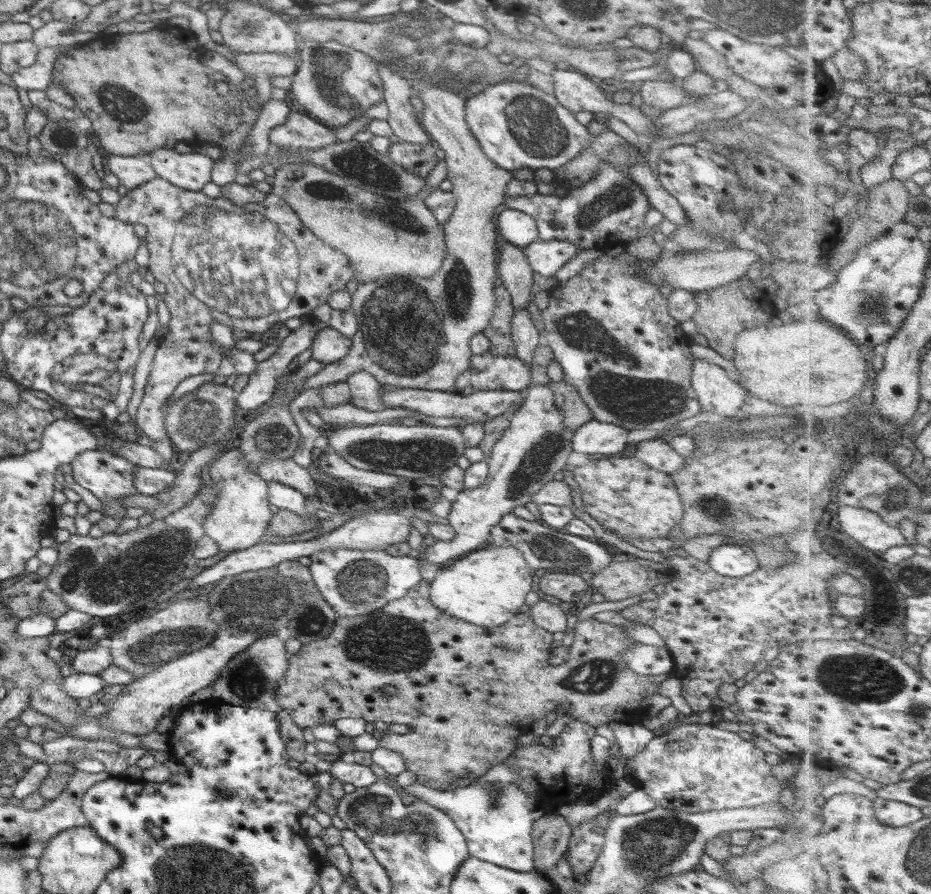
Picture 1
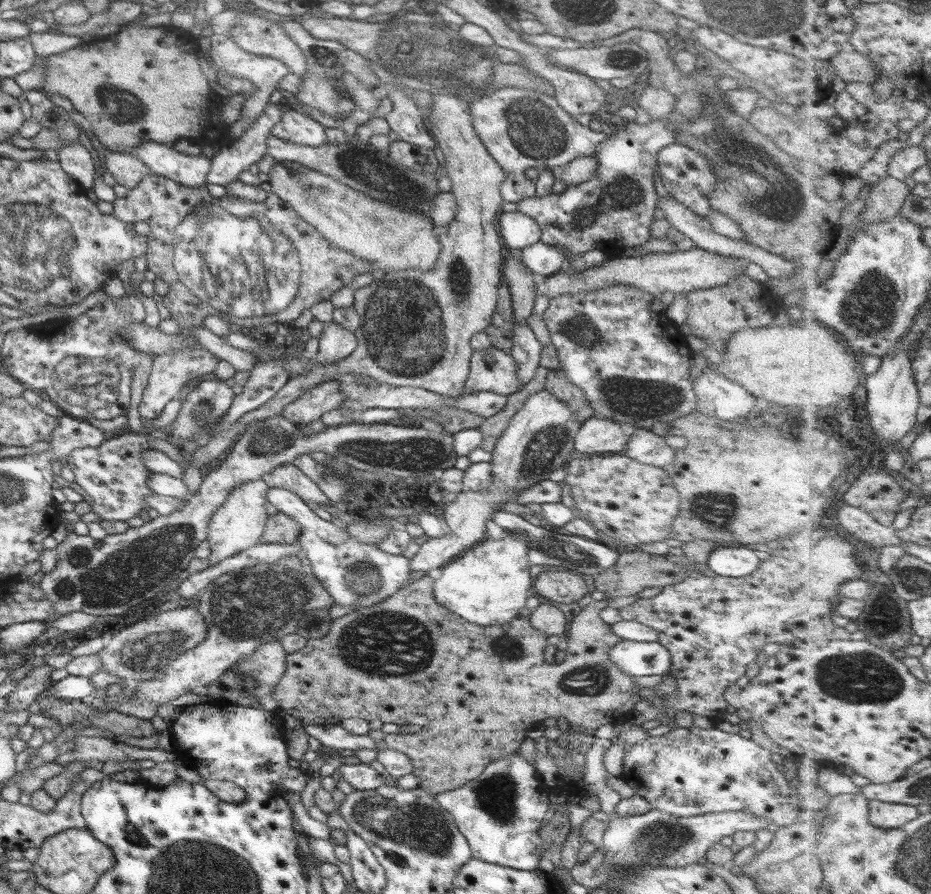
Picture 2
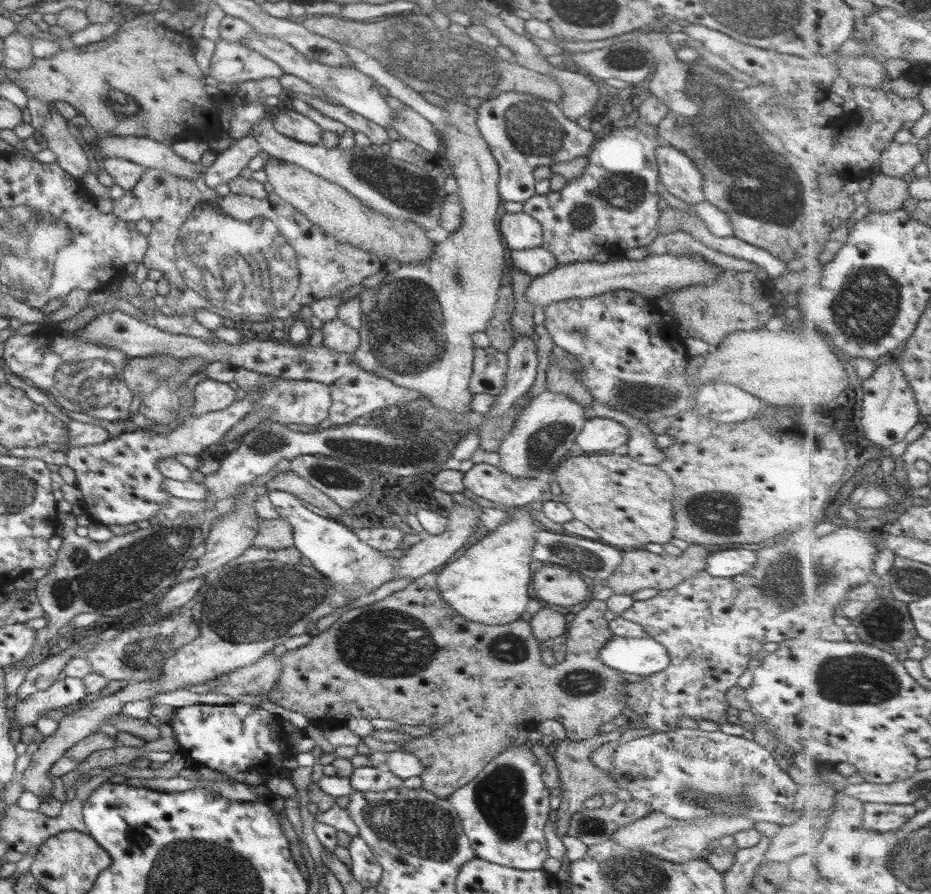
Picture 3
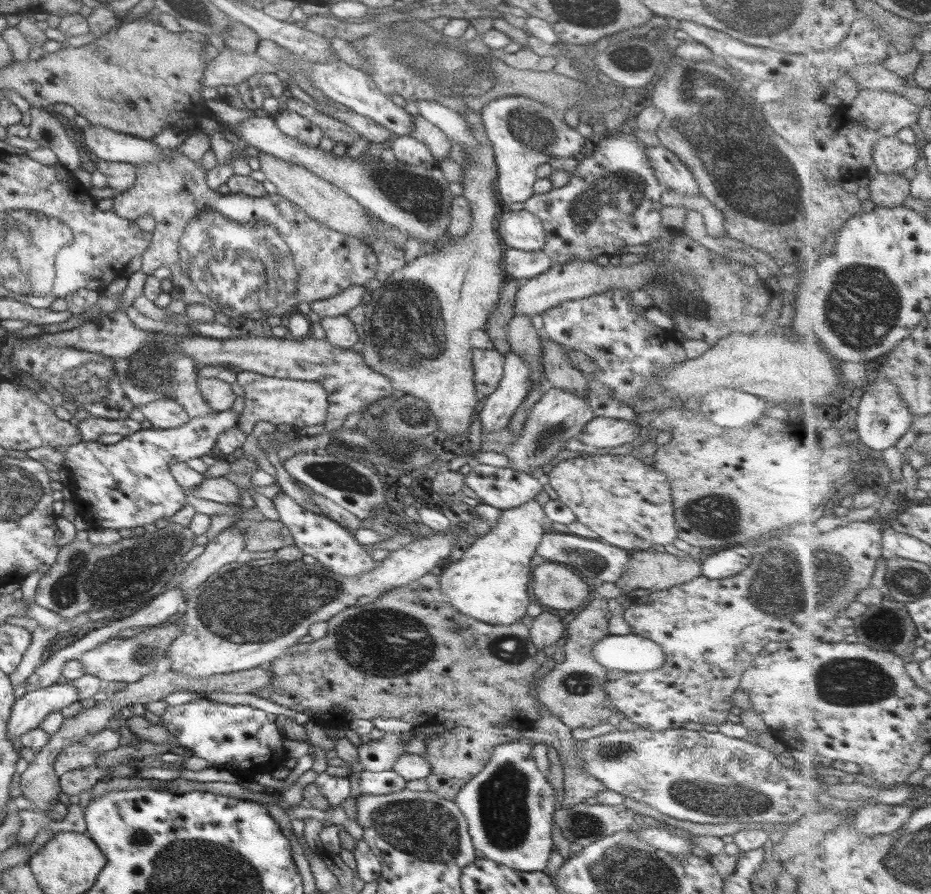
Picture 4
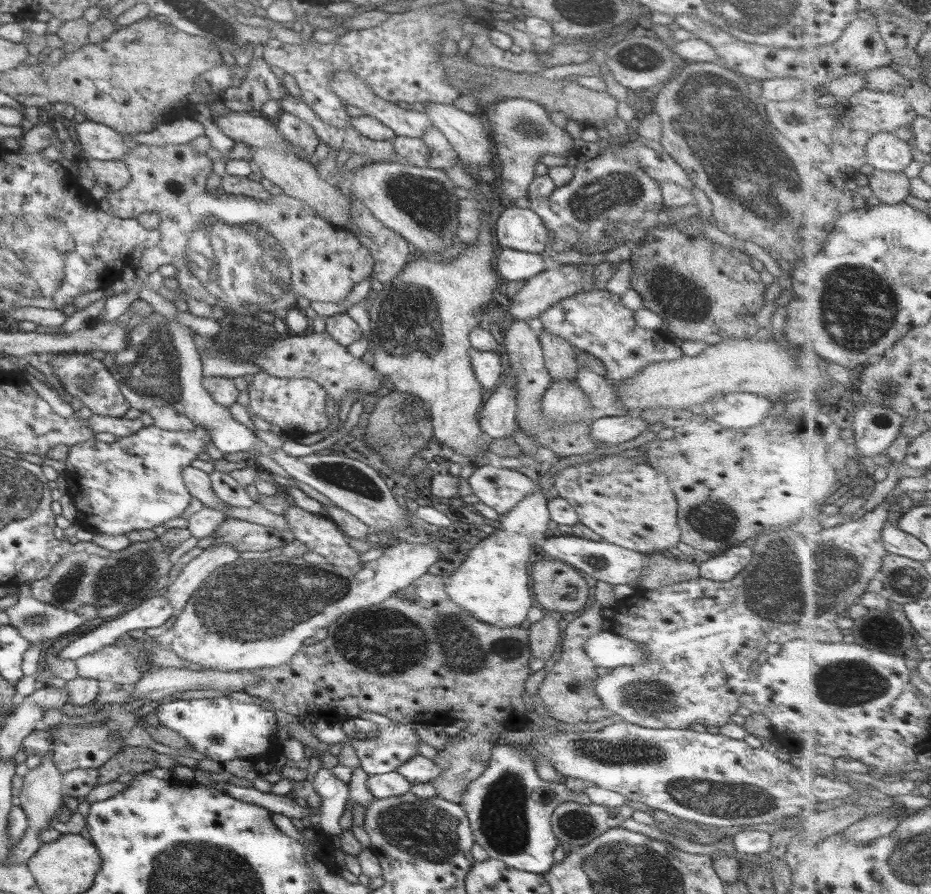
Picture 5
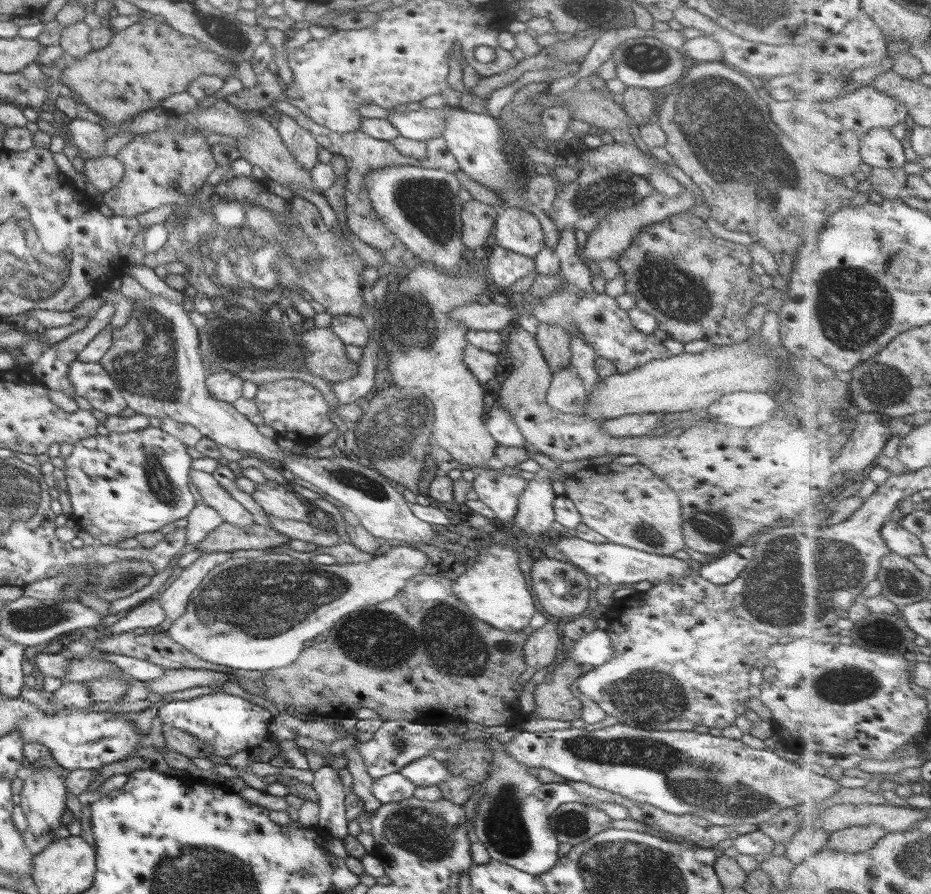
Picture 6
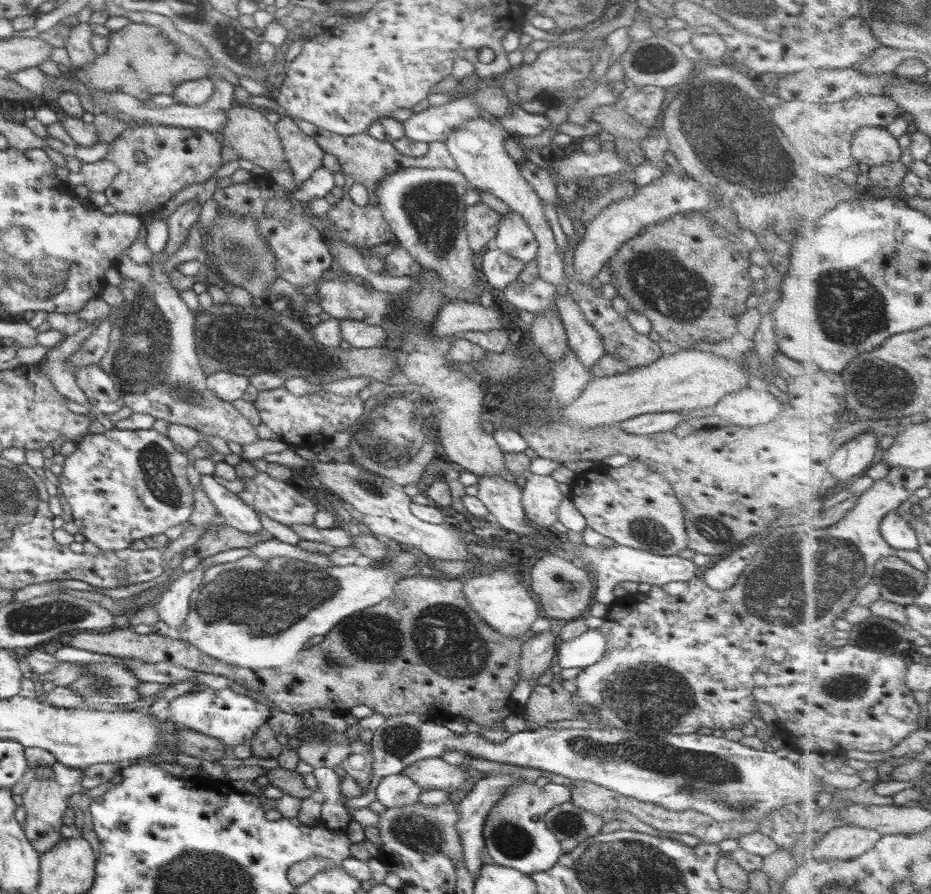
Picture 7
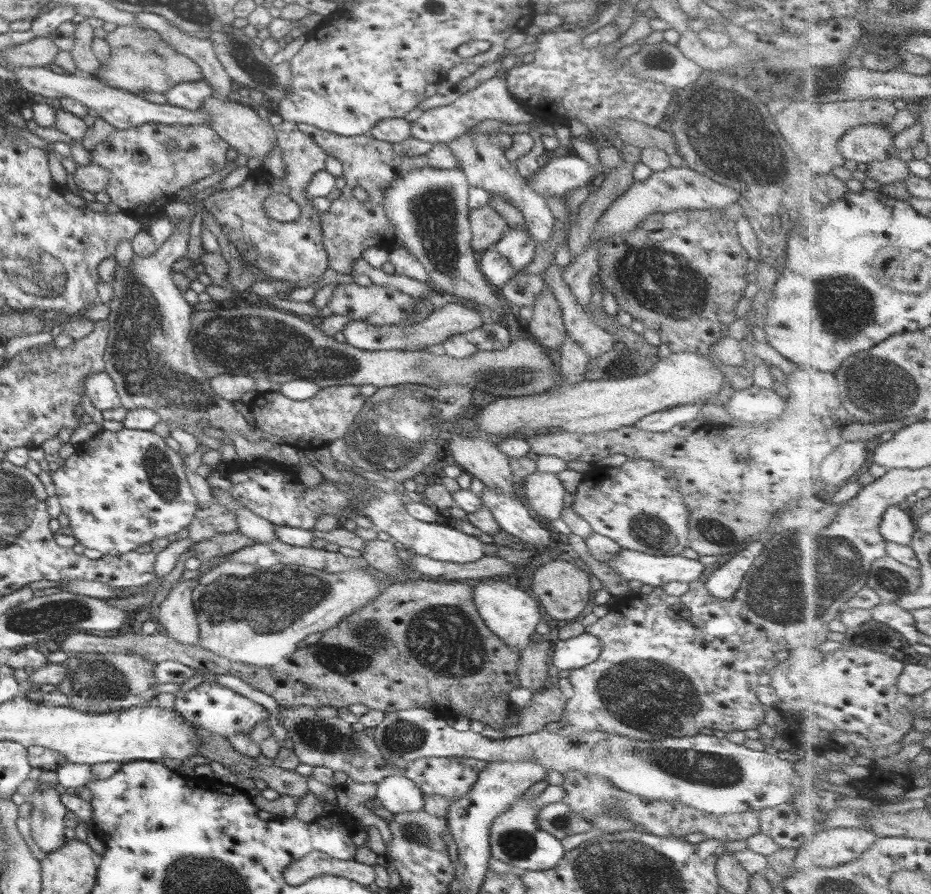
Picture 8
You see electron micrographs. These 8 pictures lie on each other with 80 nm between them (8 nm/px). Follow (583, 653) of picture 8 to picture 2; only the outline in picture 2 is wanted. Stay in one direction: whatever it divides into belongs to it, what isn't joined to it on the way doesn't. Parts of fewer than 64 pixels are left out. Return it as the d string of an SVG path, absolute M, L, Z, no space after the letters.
M623 639L608 652L608 660L631 676L663 676L670 669L670 654L657 641Z

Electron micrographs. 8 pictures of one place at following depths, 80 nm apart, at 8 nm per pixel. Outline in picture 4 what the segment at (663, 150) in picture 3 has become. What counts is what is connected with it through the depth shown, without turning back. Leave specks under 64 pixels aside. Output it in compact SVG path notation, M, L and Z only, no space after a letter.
M661 146L646 147L645 154L662 188L674 190L682 196L700 194L691 171L670 150Z

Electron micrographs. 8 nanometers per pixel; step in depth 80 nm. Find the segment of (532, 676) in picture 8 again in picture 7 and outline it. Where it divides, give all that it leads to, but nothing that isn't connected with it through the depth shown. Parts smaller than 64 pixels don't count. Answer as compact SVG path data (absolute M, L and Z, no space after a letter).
M549 629L525 639L520 646L518 660L520 678L527 681L538 680L538 676L549 669L555 654L555 636Z

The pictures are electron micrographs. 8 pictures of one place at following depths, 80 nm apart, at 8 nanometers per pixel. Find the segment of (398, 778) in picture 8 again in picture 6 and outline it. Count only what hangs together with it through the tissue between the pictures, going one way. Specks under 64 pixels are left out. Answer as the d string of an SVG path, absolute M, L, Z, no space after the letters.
M398 772L372 780L371 795L380 803L401 802L413 797L416 787Z

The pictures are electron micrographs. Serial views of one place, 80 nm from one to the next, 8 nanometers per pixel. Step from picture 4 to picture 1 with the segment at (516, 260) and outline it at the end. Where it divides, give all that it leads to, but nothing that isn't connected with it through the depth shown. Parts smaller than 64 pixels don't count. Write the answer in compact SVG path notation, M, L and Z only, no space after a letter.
M534 240L523 251L532 273L545 276L547 280L551 280L562 265L582 252L581 248L575 248L565 240Z

